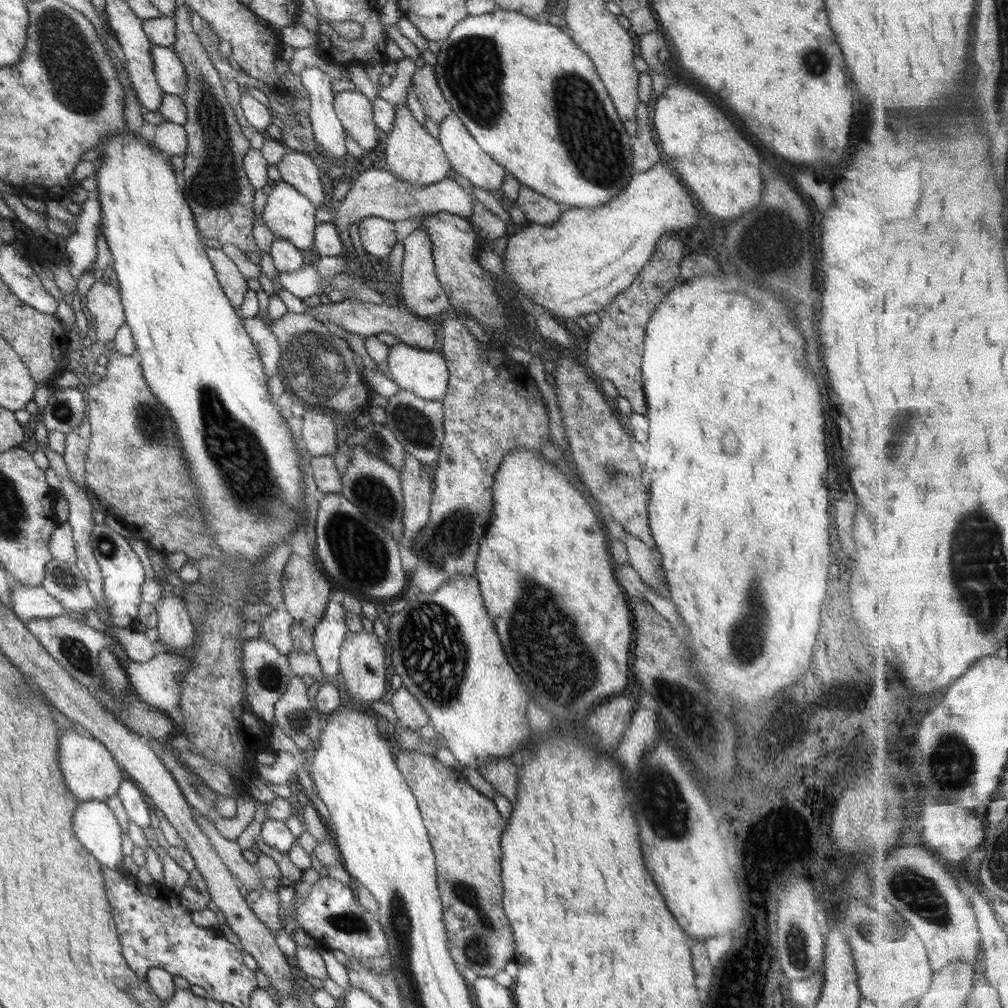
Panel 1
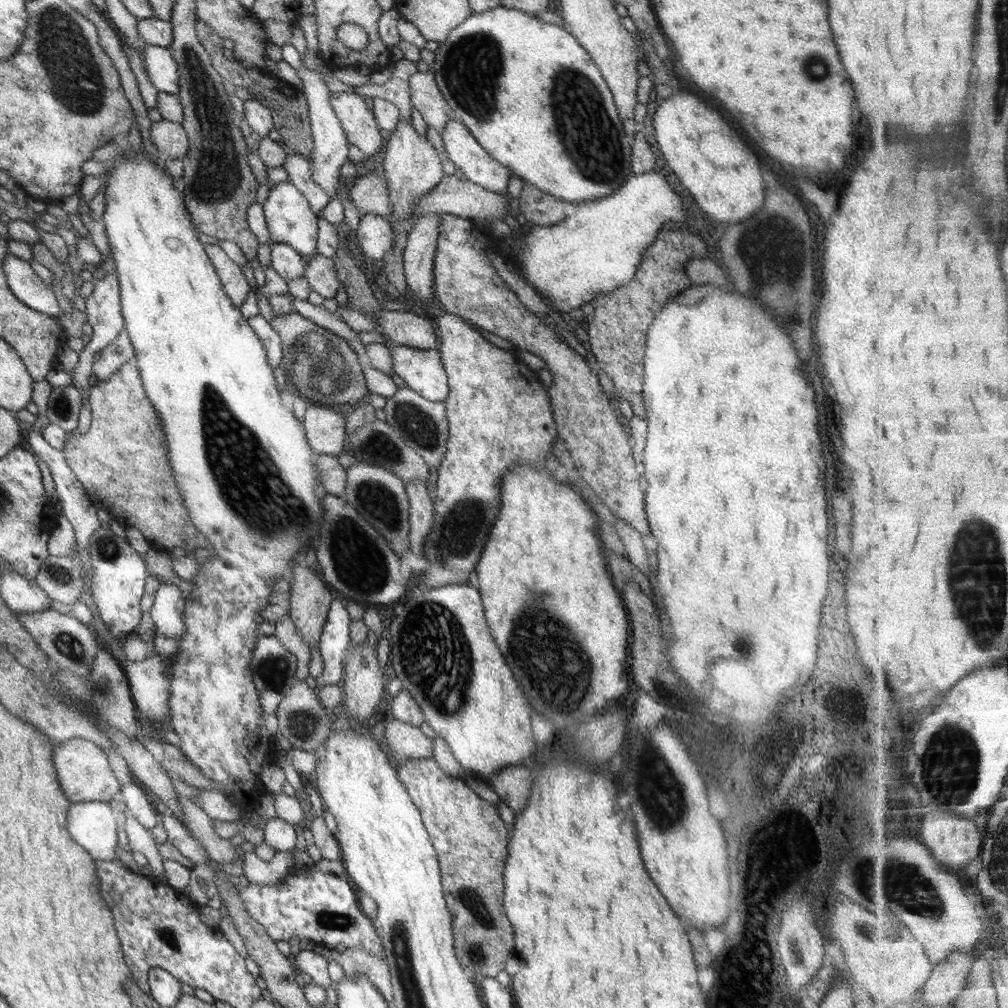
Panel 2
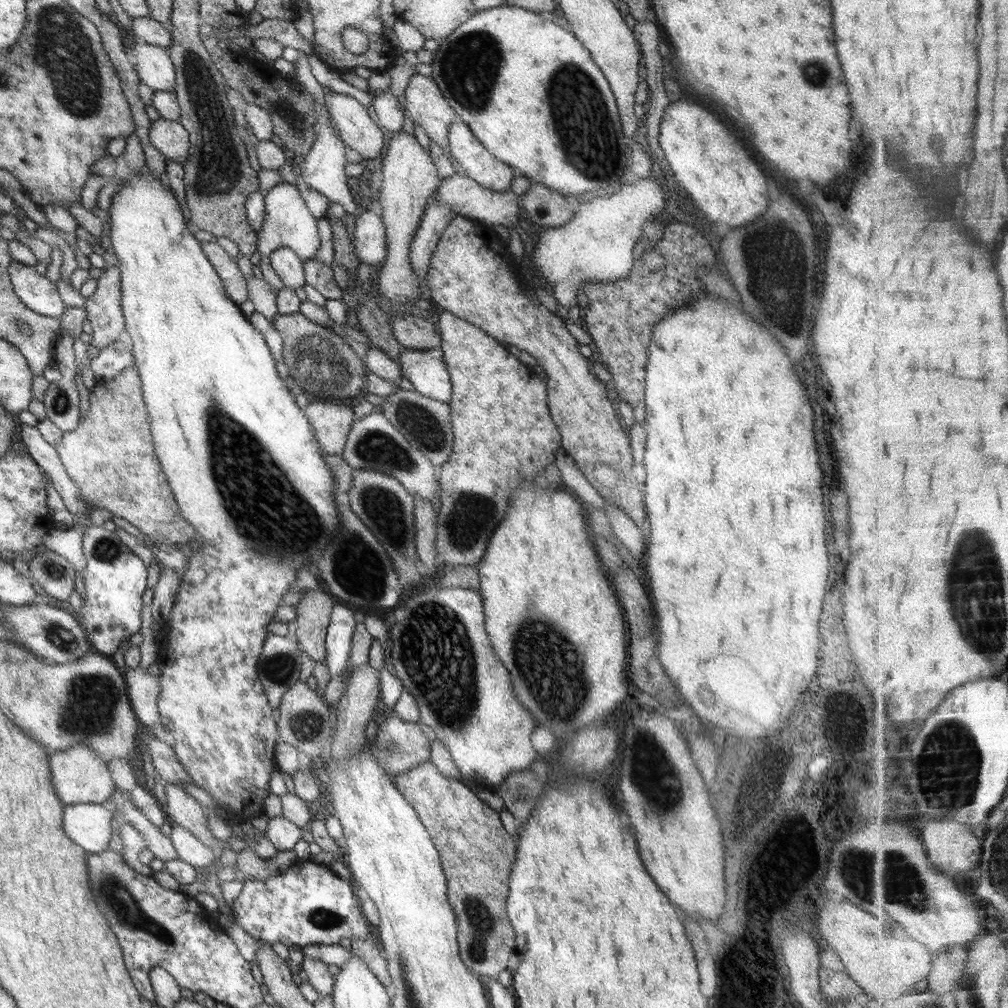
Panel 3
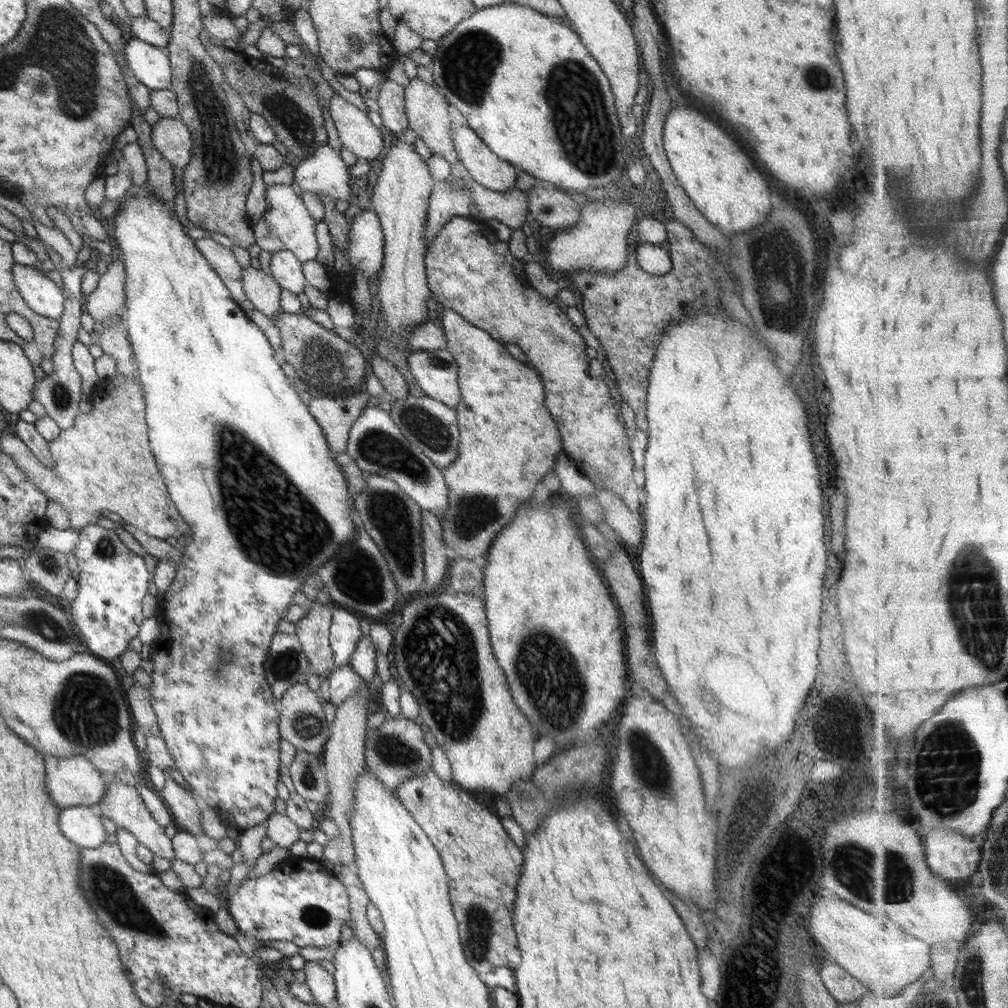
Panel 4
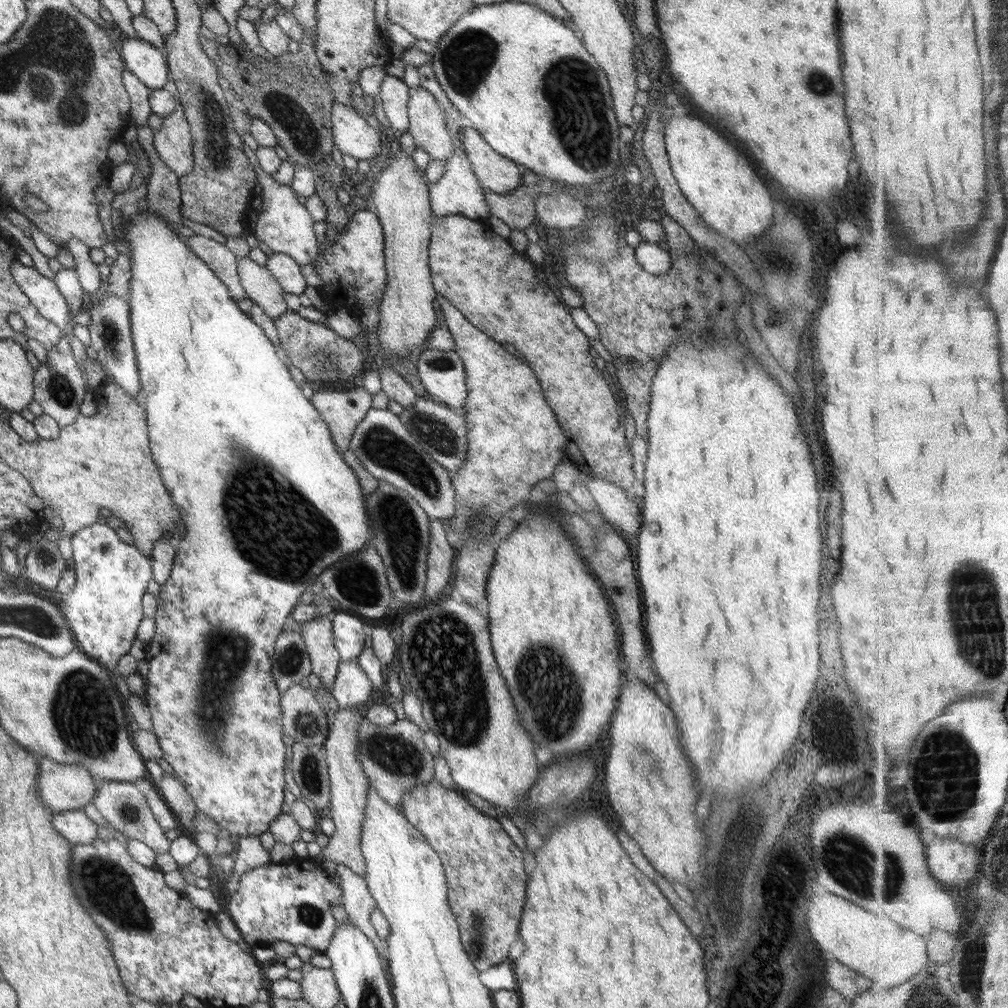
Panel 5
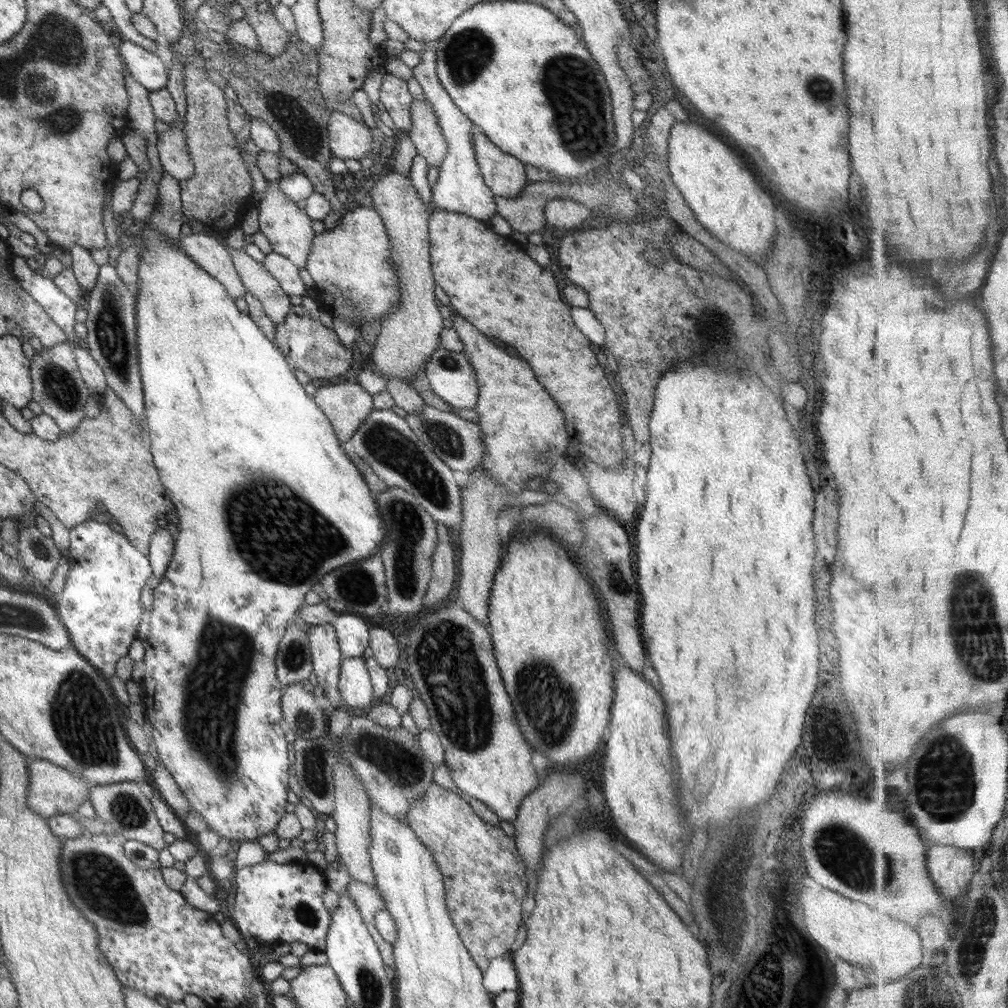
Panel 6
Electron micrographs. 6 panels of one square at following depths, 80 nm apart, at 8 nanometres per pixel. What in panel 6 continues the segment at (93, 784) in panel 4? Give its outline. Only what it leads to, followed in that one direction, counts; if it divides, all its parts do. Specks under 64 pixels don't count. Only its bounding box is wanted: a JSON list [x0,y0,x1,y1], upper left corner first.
[26,759,91,816]

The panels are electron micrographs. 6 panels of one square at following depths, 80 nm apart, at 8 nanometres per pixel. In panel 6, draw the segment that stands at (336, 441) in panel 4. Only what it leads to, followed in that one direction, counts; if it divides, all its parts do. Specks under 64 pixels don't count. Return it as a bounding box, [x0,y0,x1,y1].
[313,382,372,448]

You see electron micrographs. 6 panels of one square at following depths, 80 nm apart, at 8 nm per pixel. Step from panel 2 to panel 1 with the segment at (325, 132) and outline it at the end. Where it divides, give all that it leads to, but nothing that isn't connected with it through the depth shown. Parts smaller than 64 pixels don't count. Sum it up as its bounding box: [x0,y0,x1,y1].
[299,68,345,160]

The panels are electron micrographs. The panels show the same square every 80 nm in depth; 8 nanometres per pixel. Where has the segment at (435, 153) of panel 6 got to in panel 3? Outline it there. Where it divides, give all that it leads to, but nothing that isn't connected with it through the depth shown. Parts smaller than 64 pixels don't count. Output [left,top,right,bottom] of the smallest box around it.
[403,74,458,168]

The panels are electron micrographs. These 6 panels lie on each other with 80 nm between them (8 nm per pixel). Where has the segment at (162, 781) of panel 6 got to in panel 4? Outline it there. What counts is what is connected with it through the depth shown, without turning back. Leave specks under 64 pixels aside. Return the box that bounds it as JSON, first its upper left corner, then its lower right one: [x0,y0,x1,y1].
[158,777,204,838]

